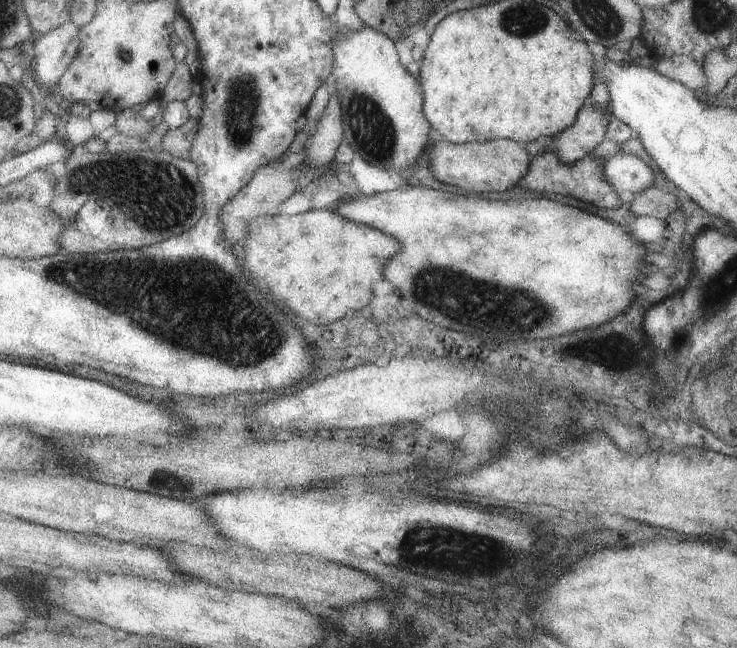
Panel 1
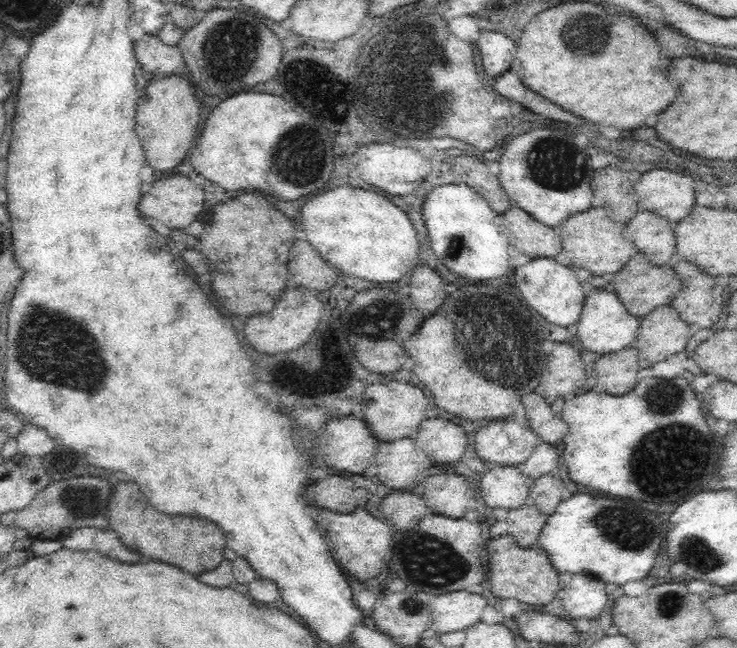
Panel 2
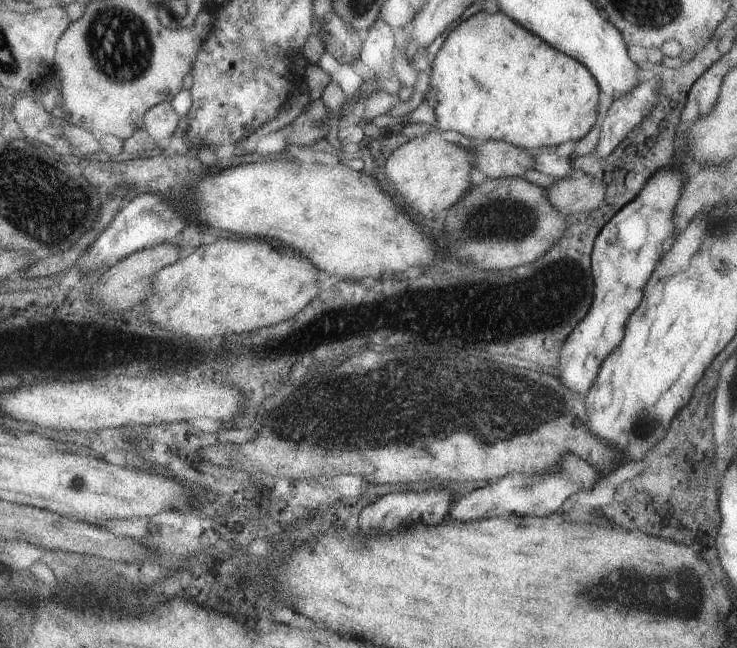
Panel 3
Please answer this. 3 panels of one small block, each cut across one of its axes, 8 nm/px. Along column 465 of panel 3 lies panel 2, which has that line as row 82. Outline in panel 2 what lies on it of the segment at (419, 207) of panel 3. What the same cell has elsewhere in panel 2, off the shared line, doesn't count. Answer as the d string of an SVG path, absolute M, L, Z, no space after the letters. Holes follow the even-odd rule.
M175 73L148 79L148 86L135 106L135 131L142 141L147 165L166 174L184 160L193 146L201 107L202 97L192 79Z

